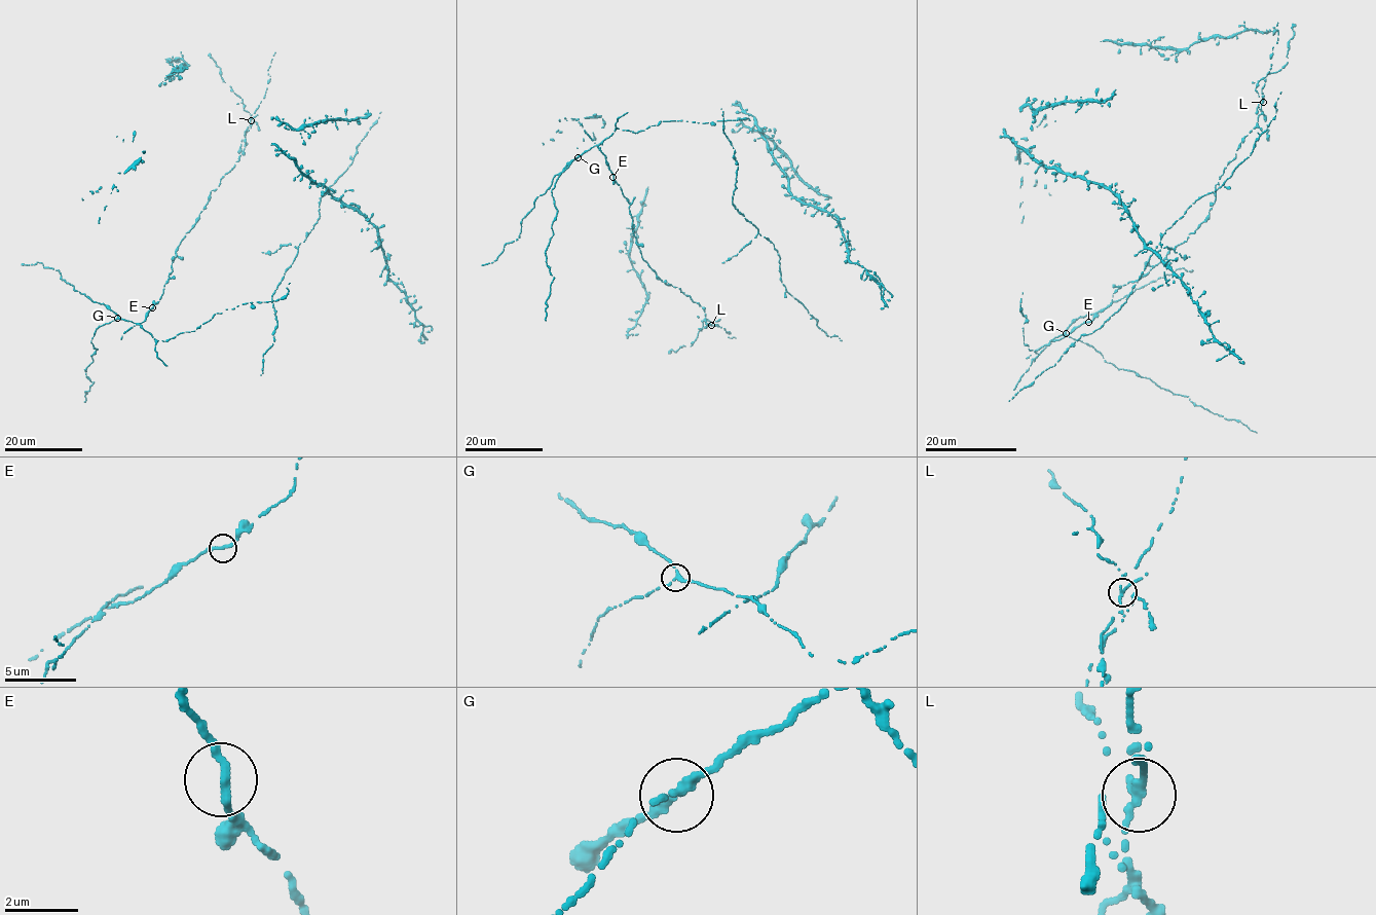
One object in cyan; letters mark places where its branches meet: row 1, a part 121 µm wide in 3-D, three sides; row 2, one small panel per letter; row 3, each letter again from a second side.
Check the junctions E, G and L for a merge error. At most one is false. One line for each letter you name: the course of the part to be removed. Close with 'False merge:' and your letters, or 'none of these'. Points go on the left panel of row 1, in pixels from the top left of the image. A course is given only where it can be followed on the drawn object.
L: foreign part runs (250, 120), (243, 100), (224, 81), (220, 67), (209, 53)
False merge: L

